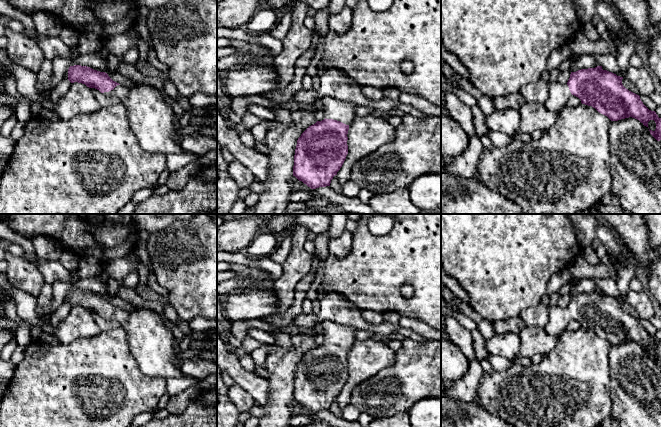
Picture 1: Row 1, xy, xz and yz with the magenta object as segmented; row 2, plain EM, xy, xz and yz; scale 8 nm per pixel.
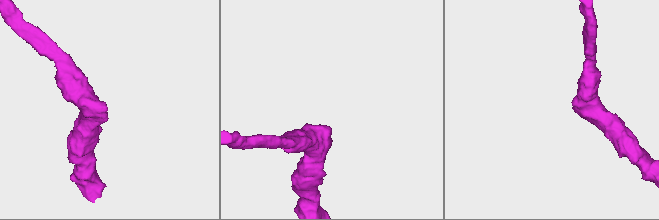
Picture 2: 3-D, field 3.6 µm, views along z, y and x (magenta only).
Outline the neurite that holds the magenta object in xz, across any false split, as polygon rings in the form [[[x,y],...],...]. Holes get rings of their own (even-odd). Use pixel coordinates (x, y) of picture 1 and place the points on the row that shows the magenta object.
[[[323,97],[325,119],[309,126],[298,138],[293,176],[311,189],[330,186],[348,154],[347,134],[357,105]]]

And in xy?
[[[74,65],[68,69],[68,80],[71,83],[78,82],[89,88],[95,88],[108,97],[116,97],[123,100],[129,93],[129,89],[113,81],[107,73],[94,70],[87,66]]]

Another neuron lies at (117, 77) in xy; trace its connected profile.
[[[108,70],[105,71],[100,71],[100,72],[105,72],[108,74],[108,76],[115,82],[119,83],[120,85],[126,86],[128,89],[132,88],[134,86],[134,81],[132,81],[129,78],[126,78],[120,73],[113,73],[109,72]]]

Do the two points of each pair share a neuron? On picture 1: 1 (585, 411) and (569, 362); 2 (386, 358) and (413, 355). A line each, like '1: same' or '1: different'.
1: same
2: different

